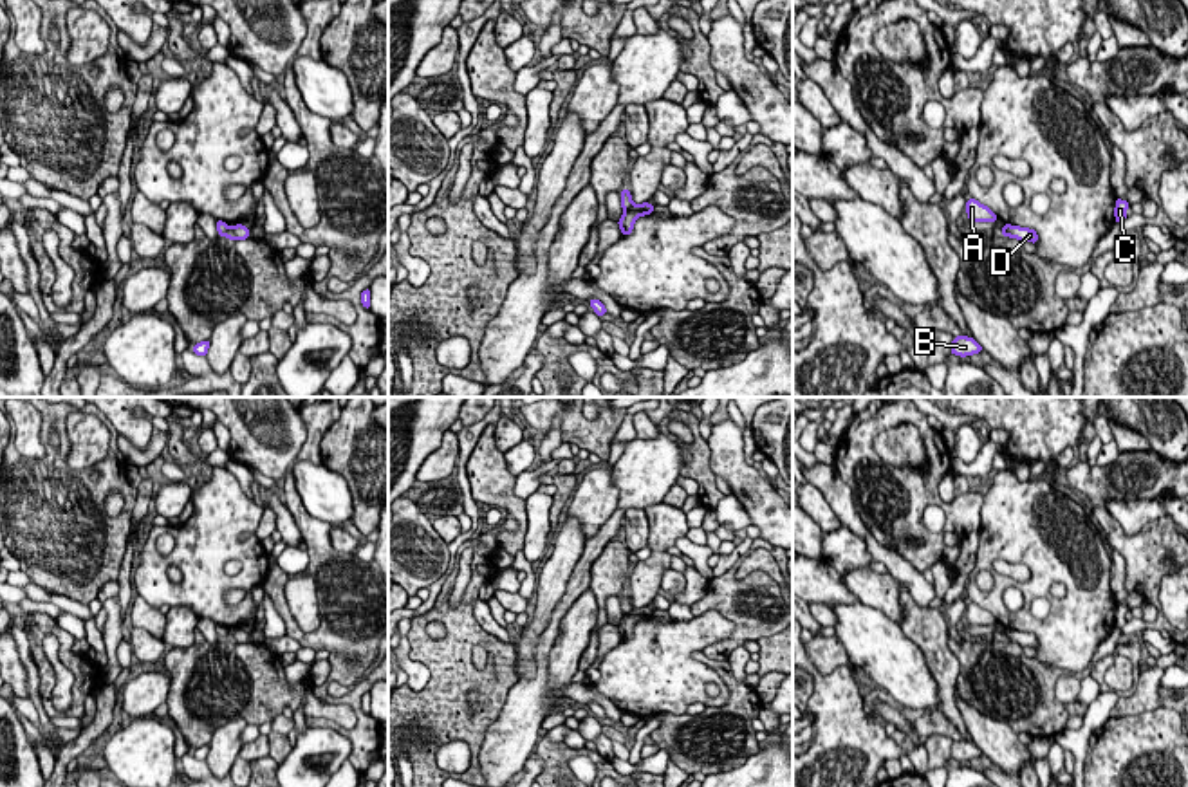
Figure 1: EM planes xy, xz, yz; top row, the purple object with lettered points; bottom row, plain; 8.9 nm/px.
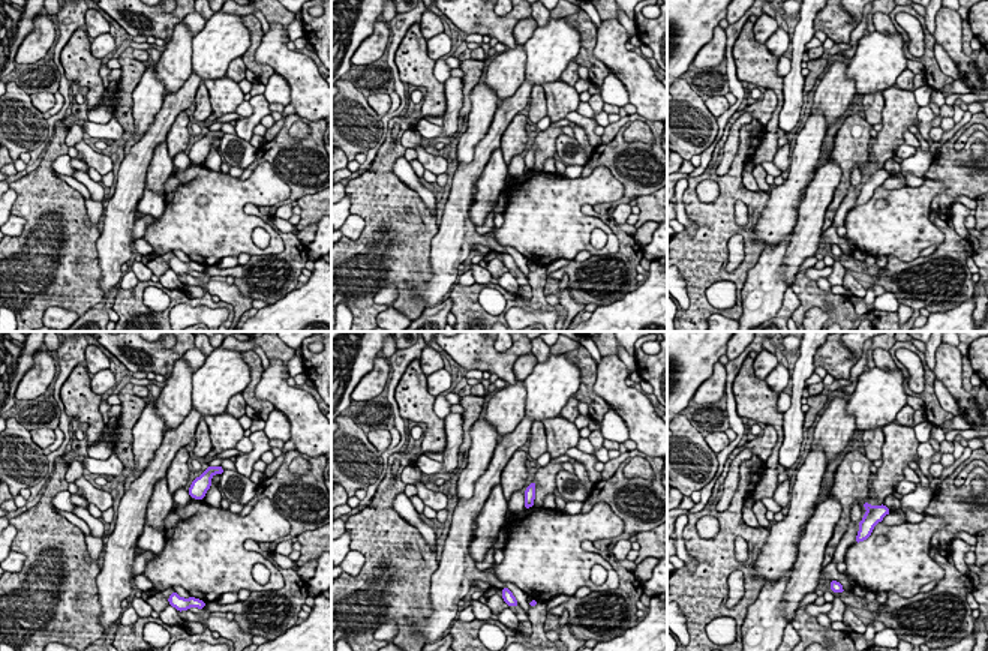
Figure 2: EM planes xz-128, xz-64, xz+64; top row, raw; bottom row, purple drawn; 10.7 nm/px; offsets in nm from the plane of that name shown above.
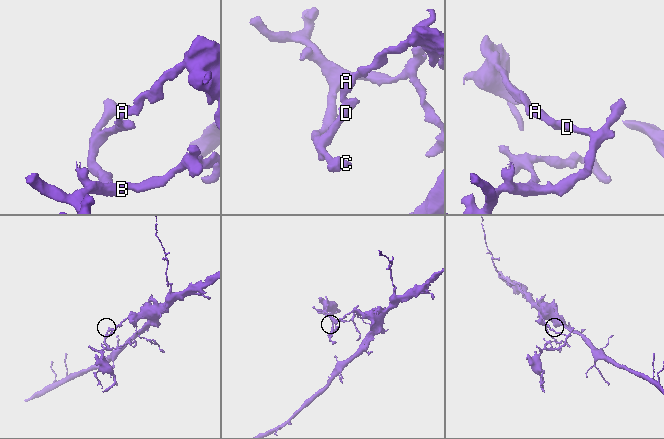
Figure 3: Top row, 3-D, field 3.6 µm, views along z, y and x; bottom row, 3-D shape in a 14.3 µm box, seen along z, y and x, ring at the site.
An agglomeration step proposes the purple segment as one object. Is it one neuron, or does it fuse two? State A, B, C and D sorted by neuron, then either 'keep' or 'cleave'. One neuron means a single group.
A / B C D | cleave

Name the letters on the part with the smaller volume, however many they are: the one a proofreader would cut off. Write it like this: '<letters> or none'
B, C, D

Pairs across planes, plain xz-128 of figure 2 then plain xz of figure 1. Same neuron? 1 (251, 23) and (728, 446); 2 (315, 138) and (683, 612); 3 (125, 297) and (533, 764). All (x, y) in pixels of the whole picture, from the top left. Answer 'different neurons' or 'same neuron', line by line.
1: different neurons
2: different neurons
3: different neurons

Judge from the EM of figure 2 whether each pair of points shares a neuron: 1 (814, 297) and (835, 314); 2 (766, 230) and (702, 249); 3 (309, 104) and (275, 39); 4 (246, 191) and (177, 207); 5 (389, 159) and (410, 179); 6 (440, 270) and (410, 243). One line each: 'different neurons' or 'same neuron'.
1: same neuron
2: different neurons
3: same neuron
4: same neuron
5: different neurons
6: different neurons

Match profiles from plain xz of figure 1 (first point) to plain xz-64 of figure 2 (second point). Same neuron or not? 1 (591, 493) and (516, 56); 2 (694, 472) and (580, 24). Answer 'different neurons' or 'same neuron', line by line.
1: same neuron
2: same neuron

